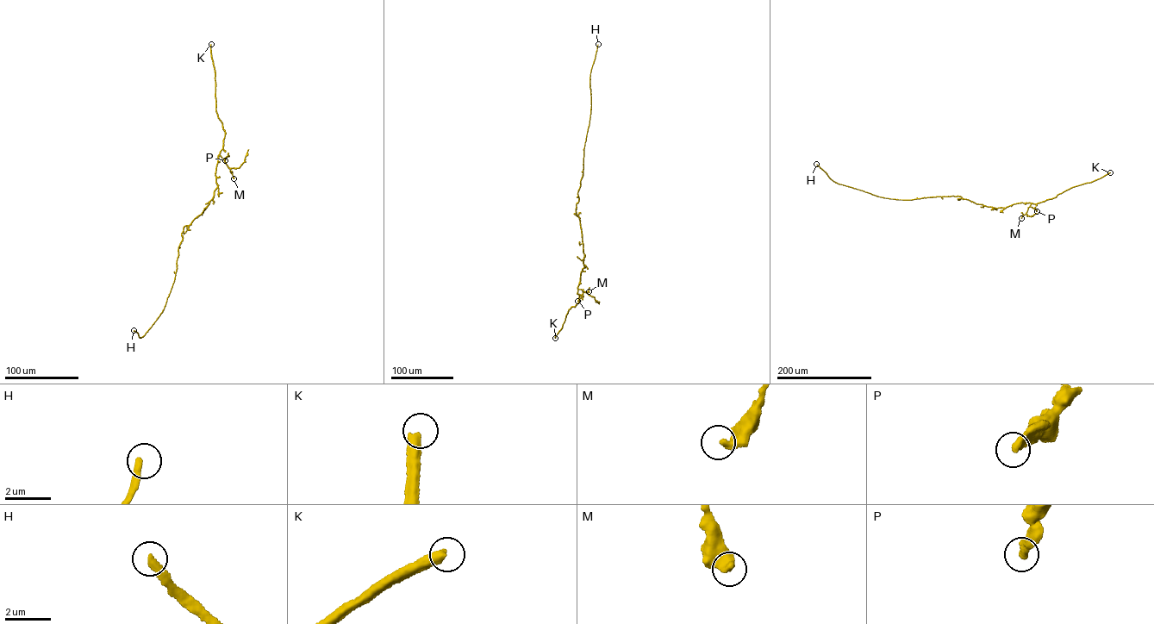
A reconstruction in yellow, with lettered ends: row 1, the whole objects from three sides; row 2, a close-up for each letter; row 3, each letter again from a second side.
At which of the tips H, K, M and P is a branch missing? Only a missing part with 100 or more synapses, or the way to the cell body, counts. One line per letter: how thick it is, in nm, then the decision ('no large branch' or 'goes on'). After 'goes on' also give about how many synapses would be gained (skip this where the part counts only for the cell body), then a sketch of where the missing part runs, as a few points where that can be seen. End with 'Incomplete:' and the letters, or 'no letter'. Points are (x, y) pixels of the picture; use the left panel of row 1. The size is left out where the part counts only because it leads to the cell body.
H: calibre 320 nm; goes on; 200 synapses; course (134, 330), (127, 321), (122, 318), (118, 321), (115, 315), (107, 320), (83, 308), (74, 313)
K: calibre 420 nm; no large branch
M: calibre 400 nm; no large branch
P: calibre 440 nm; no large branch
Incomplete: H

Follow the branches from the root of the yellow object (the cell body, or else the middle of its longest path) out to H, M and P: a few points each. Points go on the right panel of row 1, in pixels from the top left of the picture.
H: (964, 199), (957, 196), (906, 200), (878, 196), (835, 183), (816, 164)
M: (964, 199), (998, 208), (1032, 202), (1021, 218)
P: (964, 199), (998, 208), (1031, 202), (1030, 206), (1037, 211)

